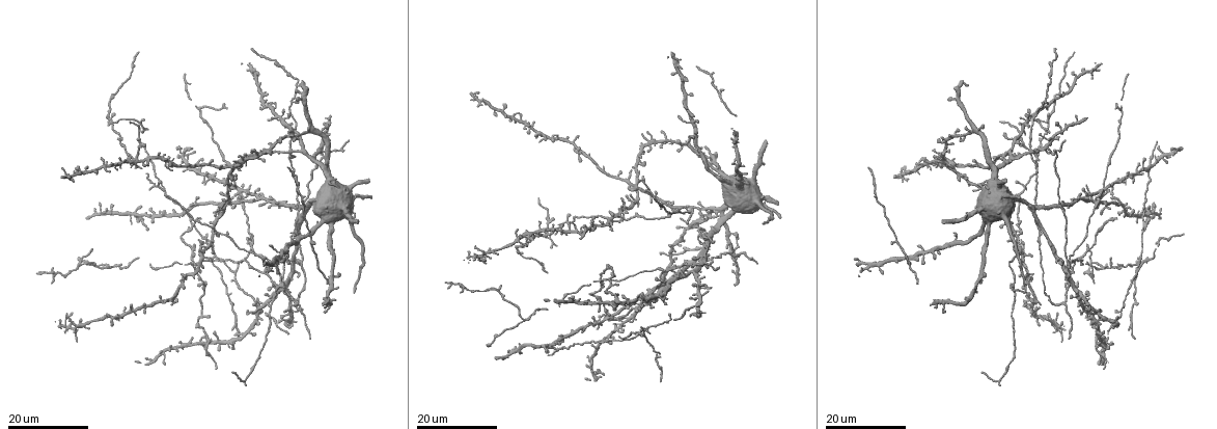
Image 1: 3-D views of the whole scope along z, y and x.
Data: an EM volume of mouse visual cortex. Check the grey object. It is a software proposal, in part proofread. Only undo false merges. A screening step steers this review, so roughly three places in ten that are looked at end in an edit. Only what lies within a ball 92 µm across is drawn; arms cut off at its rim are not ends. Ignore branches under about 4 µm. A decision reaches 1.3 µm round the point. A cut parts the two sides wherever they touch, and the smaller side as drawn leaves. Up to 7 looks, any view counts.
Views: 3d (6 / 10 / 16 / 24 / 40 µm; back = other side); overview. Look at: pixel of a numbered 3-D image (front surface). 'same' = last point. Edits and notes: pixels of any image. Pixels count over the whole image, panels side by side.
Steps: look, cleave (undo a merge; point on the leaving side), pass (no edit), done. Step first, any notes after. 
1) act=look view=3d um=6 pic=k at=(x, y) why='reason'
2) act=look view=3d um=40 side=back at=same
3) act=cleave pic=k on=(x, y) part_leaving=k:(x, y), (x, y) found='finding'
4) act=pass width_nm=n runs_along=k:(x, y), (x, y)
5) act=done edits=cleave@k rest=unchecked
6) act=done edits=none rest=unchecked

act=look view=3d um=16 pic=1 at=(117, 266) why='branch point'

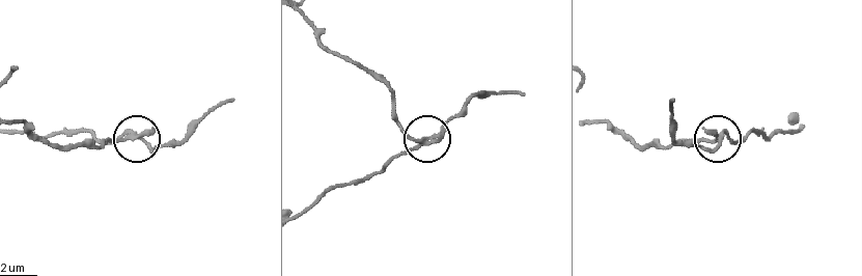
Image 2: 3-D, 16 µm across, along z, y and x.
act=look view=3d um=6 pic=2 at=(416, 144)

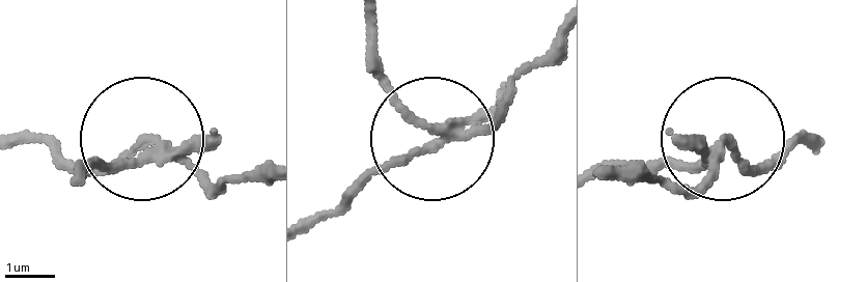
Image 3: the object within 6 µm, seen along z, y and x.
act=cleave pic=3 on=(102, 160) side_arm_um=13 part_leaving=3:(163, 144), (80, 169) found='two neurons meet here'

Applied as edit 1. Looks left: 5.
act=look view=3d um=16 pic=1 at=(281, 286) why='three-way junction'

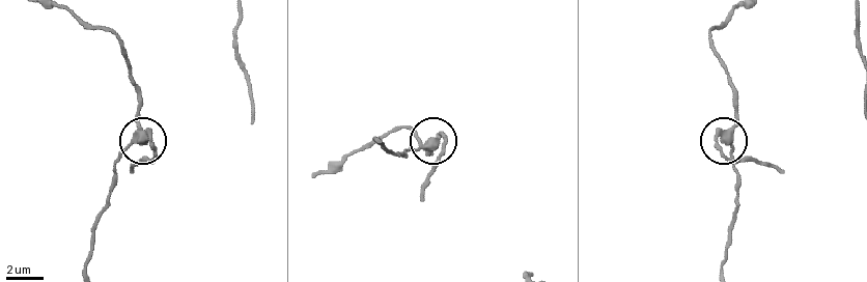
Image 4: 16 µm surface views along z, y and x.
act=look view=3d um=6 pic=4 at=(428, 143) why='zoom in'

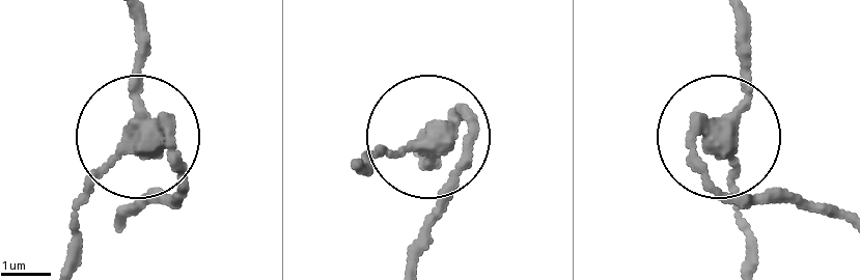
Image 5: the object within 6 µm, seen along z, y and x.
act=pass arms=3 runs_along=5:(129, 12), (133, 124), (174, 173), (174, 206) found='one neuron here'

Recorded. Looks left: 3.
act=look view=3d um=16 pic=1 at=(692, 264) why='three arms meet'

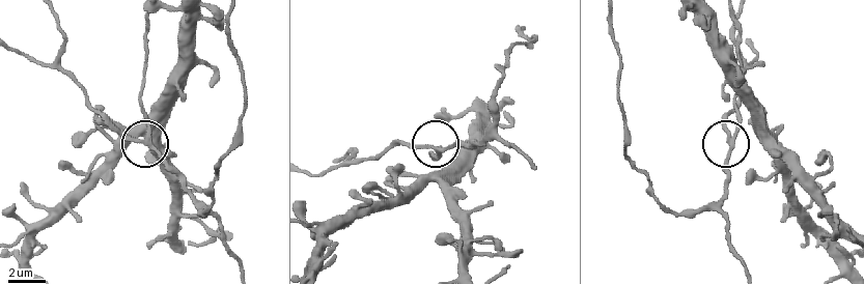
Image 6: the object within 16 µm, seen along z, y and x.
act=look view=3d um=6 pic=6 at=(730, 141)

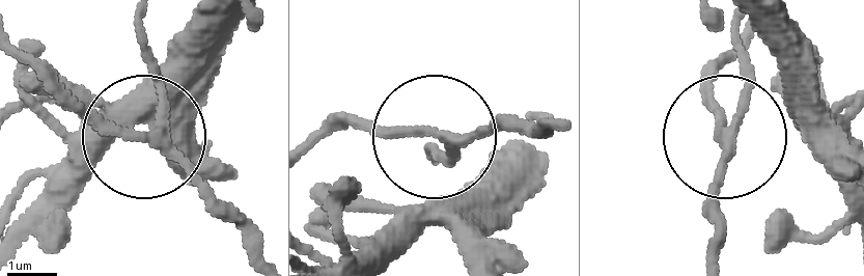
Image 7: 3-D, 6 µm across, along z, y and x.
act=pass width_nm=200 runs_along=7:(267, 261), (159, 149), (147, 14) found='continuous, no second neuron'

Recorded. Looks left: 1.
act=done edits=cleave@3 rest=unchecked

